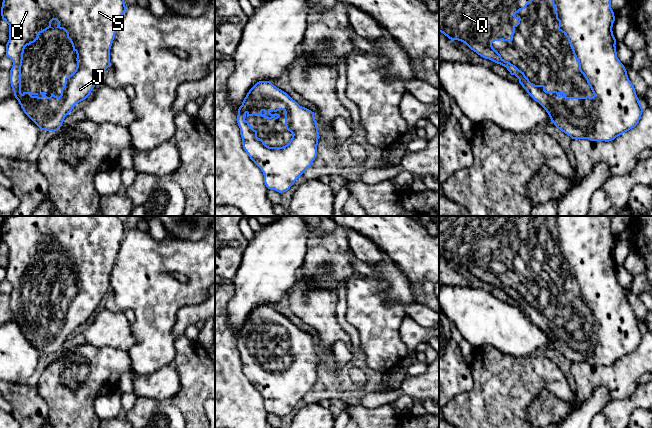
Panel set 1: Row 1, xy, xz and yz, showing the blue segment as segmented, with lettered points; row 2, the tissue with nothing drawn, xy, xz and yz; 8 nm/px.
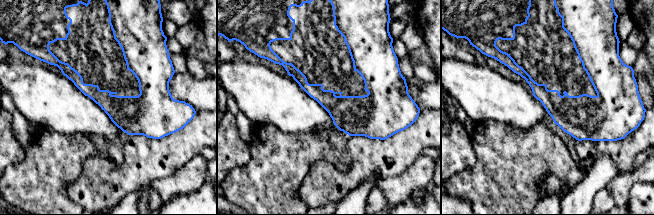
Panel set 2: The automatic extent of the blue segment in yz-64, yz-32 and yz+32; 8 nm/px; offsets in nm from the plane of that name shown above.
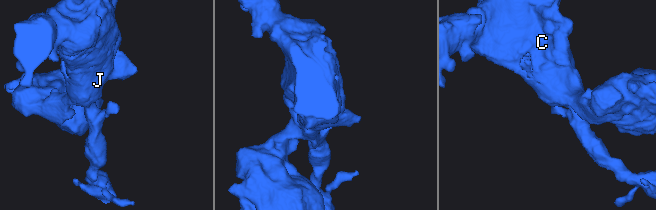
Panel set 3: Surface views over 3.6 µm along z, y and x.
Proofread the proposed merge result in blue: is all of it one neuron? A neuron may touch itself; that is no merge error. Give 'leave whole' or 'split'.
leave whole

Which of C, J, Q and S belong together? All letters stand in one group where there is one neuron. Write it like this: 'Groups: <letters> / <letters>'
Groups: C J Q S

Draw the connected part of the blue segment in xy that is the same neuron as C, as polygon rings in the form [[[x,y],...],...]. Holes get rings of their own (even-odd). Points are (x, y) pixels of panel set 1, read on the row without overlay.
[[[6,216],[2,231],[2,243],[9,249],[9,264],[6,268],[6,280],[12,286],[10,294],[10,307],[15,322],[18,324],[24,337],[40,352],[40,354],[57,355],[65,343],[72,335],[73,331],[79,326],[85,324],[103,302],[105,294],[110,290],[110,273],[120,249],[120,245],[126,235],[124,223],[118,216]],[[56,244],[58,249],[56,252],[63,253],[67,257],[73,275],[77,278],[77,291],[75,295],[65,302],[64,310],[61,313],[59,321],[51,317],[50,321],[46,320],[46,316],[38,317],[21,316],[21,290],[25,271],[38,264],[39,259],[51,251],[51,246]]]

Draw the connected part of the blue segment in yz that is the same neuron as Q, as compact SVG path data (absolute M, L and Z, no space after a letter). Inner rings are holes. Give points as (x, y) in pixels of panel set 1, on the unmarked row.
M439 216L439 256L452 265L465 267L471 274L485 283L489 283L507 292L511 299L519 303L519 307L527 317L538 326L548 337L551 345L562 356L572 363L588 363L590 365L612 365L616 361L634 352L641 342L643 332L636 319L635 312L628 302L624 289L620 286L616 276L616 263L612 251L615 245L611 232L612 216ZM541 217L551 220L552 229L559 245L558 254L567 262L578 285L579 294L590 310L593 321L566 321L564 315L546 315L544 309L531 307L524 296L515 289L505 285L493 272L495 265L512 265L515 252L520 248L521 242L515 238L526 232Z

